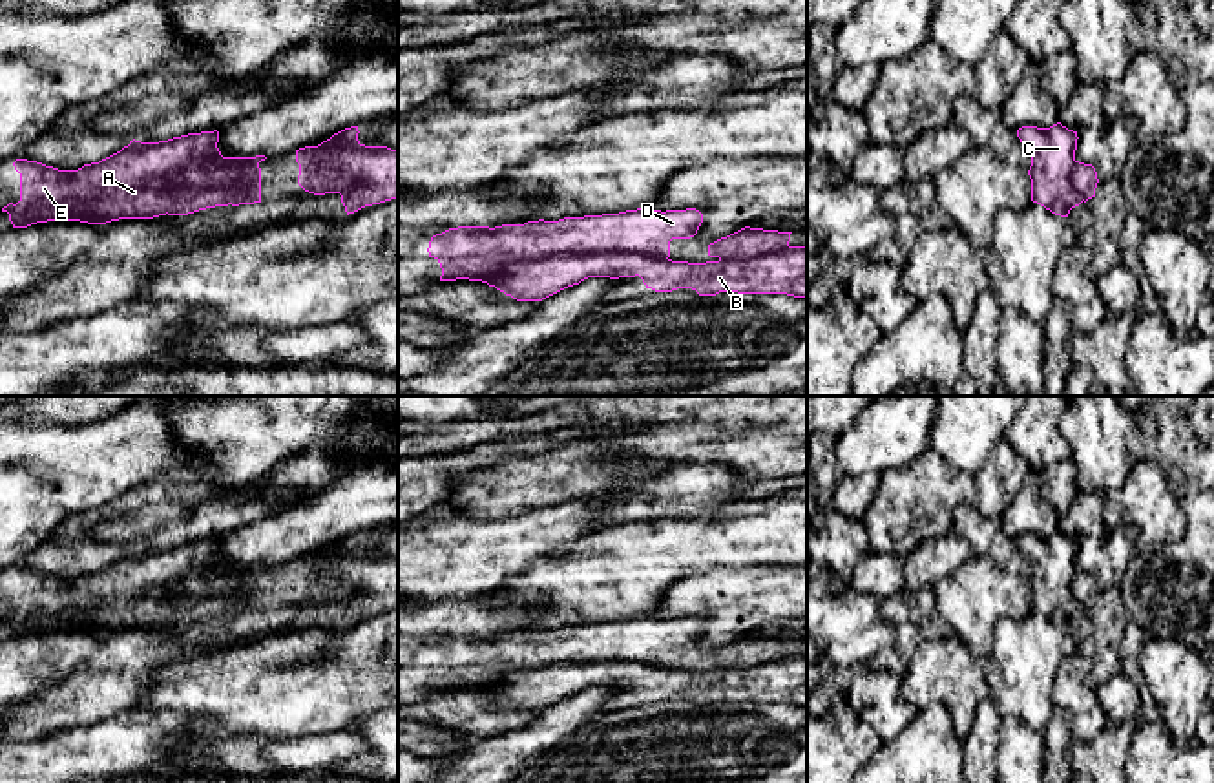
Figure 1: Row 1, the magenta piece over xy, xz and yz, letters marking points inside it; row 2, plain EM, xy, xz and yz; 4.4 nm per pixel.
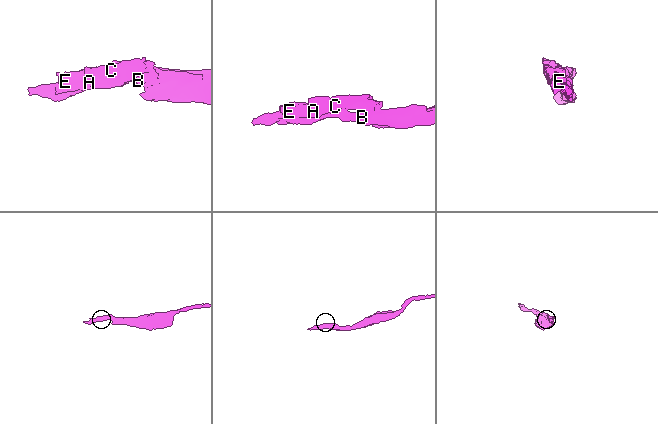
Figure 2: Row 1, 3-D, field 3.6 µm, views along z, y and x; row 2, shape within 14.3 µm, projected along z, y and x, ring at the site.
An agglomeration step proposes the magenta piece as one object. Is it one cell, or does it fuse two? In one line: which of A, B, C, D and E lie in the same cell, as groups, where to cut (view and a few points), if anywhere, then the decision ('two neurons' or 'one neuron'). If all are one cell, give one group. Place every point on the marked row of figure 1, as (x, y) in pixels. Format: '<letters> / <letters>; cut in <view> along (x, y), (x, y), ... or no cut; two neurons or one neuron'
A C D E / B; cut in xz along (667, 258), (638, 252), (566, 252), (513, 261), (475, 280); two neurons

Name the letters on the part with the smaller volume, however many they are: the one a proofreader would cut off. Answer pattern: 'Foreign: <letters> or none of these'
Foreign: A, C, D, E

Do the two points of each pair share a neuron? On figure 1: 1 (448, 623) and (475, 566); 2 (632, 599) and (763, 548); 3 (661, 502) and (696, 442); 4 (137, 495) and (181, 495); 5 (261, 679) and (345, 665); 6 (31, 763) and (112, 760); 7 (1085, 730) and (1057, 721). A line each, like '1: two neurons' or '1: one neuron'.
1: two neurons
2: one neuron
3: two neurons
4: one neuron
5: one neuron
6: one neuron
7: two neurons

